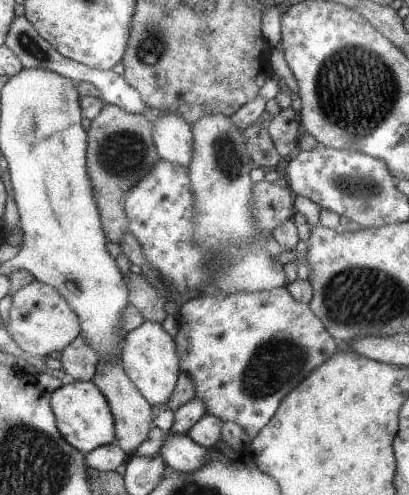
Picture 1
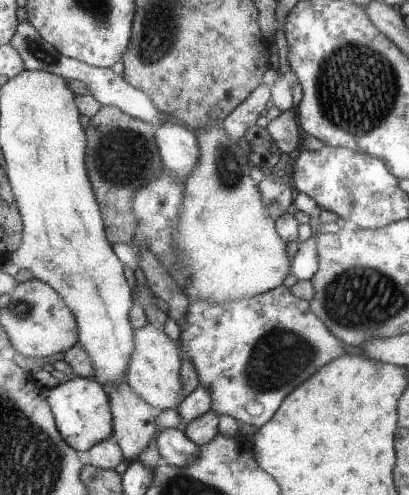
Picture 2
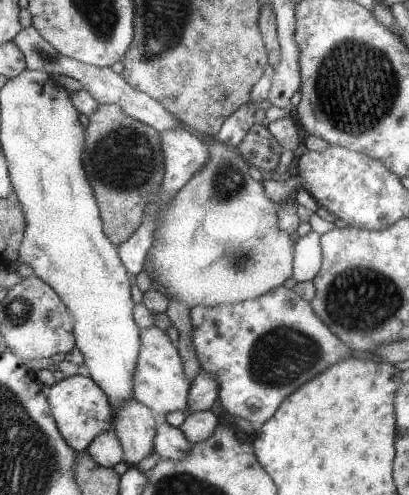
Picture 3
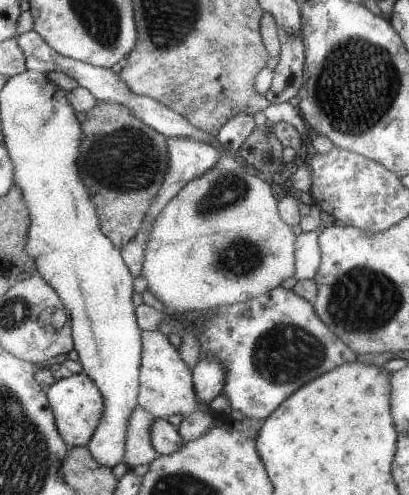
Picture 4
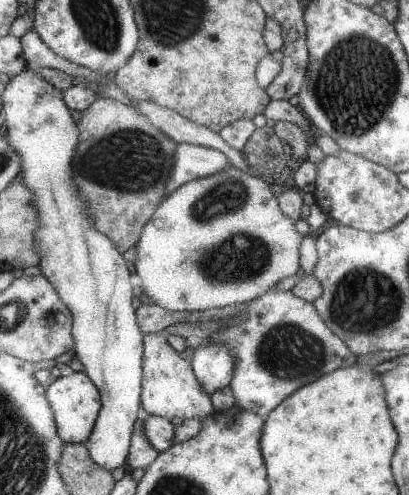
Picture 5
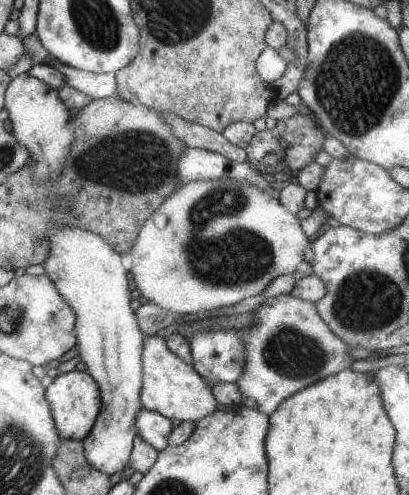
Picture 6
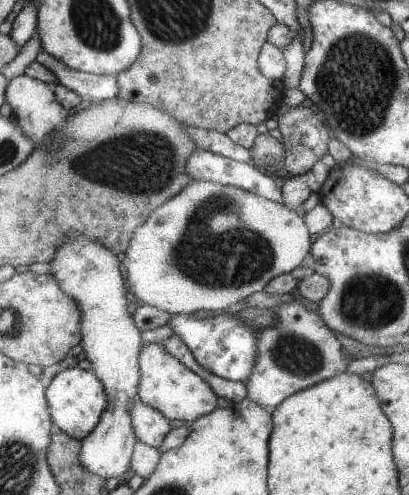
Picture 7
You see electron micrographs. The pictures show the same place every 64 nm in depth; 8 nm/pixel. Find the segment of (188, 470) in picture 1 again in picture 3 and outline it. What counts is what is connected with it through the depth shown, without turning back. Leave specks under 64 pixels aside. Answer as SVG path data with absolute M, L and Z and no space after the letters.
M163 420L157 424L157 432L153 438L153 452L159 456L159 460L179 462L185 458L189 450L191 442L185 438L185 434L179 428L173 428Z

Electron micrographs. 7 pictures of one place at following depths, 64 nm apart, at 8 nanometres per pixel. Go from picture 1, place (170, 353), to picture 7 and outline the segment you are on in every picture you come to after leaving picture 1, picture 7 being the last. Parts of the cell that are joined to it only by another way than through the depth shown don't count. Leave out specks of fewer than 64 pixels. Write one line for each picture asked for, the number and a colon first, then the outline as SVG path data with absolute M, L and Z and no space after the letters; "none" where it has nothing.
2: M145 324L133 332L133 352L125 368L125 380L155 410L163 412L167 408L177 408L181 404L183 396L179 368L181 368L179 344L167 338L161 328L157 328L155 324Z
3: M153 326L139 332L139 342L139 354L133 370L133 398L151 408L159 420L173 410L185 412L191 382L183 372L183 360L179 356L177 344L167 338L167 332Z
4: M159 330L141 332L141 342L143 342L143 352L141 352L141 364L139 364L137 406L145 408L151 416L155 416L155 420L165 420L171 414L181 414L185 418L195 410L209 410L207 406L201 406L197 402L191 368L183 362L179 350L175 350L167 342L167 336L163 336Z
5: M143 334L143 376L141 376L141 410L145 416L159 416L159 418L207 418L213 412L211 396L203 392L201 384L197 382L191 362L185 360L179 352L175 352L167 344L167 336L159 334Z
6: M145 336L143 340L143 386L141 386L141 404L145 412L157 412L169 420L181 422L199 422L201 418L217 410L217 402L211 396L211 386L193 370L189 362L183 362L173 352L167 350L165 338Z
7: M145 344L139 352L139 384L137 384L137 400L151 406L153 410L161 412L167 420L179 420L191 424L193 420L211 414L217 406L217 396L211 392L209 384L187 370L181 362L169 356L163 350L163 344Z

